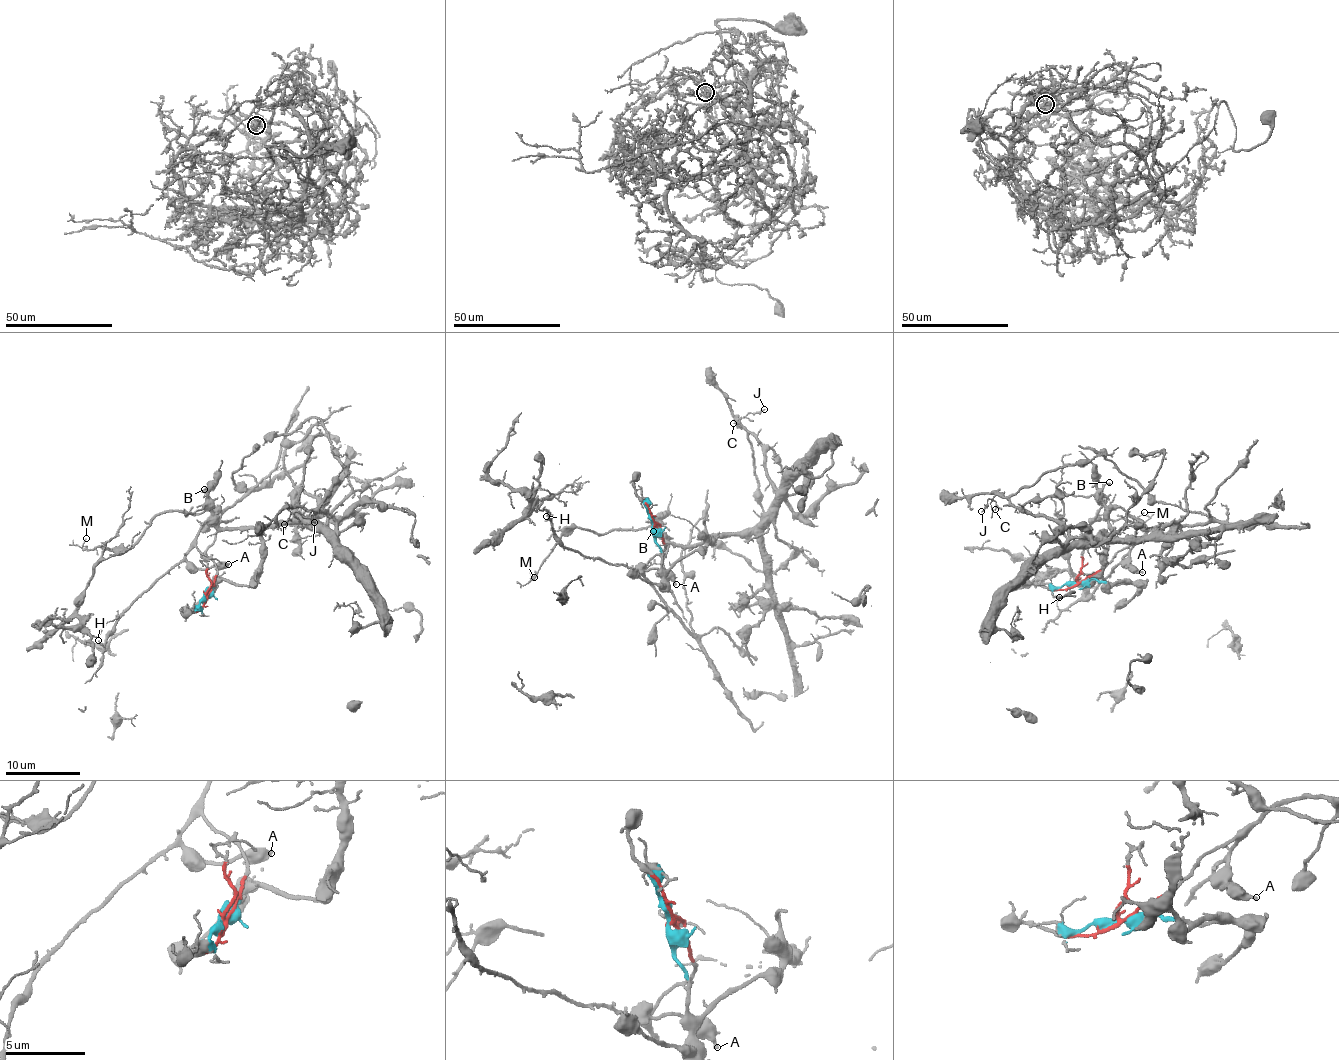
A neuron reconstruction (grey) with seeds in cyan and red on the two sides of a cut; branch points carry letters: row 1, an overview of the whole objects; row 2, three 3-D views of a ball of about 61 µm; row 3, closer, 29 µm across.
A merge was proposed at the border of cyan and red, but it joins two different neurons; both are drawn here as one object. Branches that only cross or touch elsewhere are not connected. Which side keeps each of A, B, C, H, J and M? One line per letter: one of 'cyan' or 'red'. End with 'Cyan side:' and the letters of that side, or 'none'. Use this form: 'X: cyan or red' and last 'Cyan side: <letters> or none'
A: red
B: cyan
C: cyan
H: red
J: cyan
M: cyan
Cyan side: B, C, J, M

